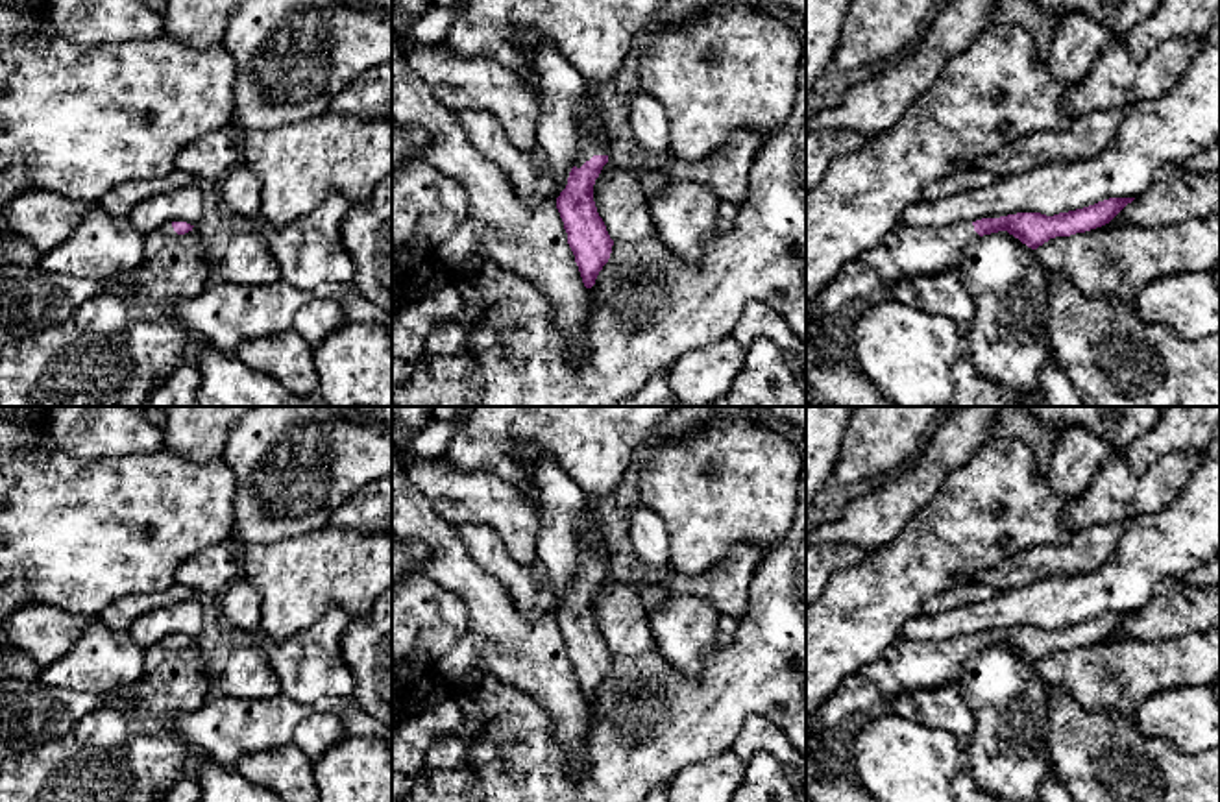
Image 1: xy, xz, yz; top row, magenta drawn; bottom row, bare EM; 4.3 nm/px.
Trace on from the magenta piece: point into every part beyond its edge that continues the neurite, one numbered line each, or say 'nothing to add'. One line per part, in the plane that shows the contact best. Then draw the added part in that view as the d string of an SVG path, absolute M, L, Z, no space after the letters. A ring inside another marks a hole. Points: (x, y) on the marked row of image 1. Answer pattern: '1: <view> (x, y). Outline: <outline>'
1: xz (590, 146). Outline: M586 135L579 146L575 166L580 168L593 155L608 155L608 142L597 137Z

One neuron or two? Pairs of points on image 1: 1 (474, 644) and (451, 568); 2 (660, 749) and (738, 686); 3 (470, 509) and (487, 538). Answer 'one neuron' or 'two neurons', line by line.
1: one neuron
2: one neuron
3: two neurons

